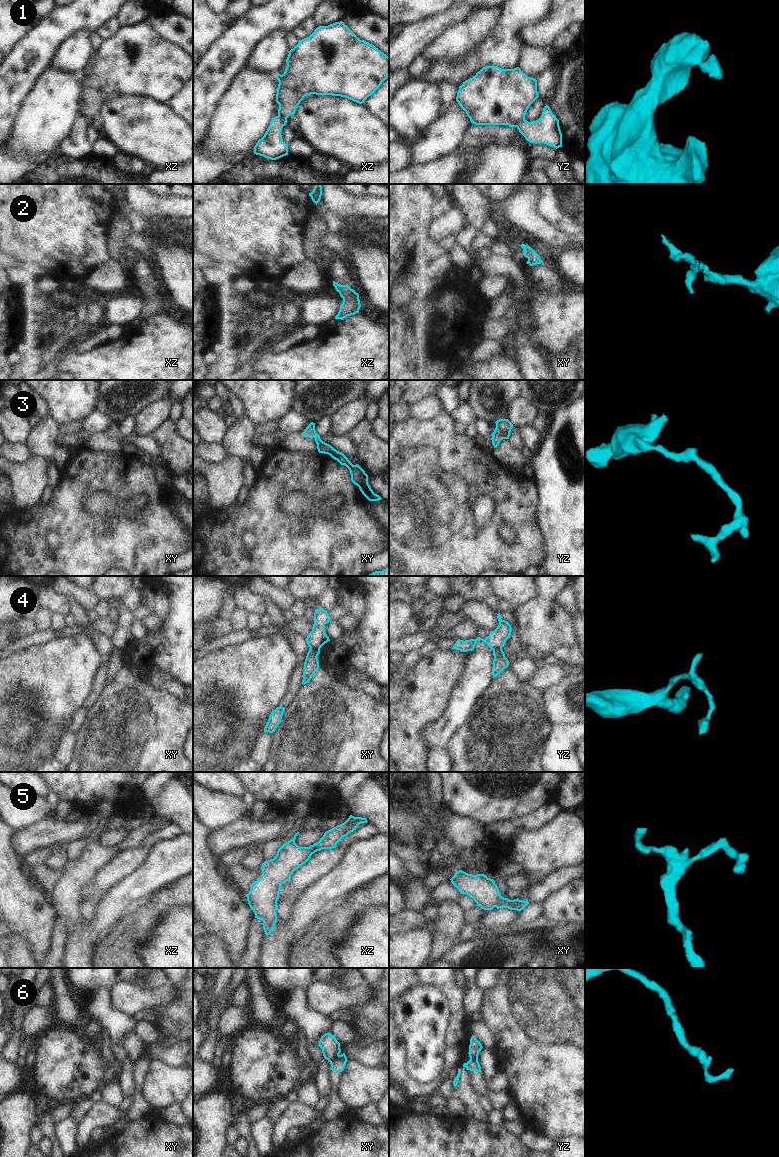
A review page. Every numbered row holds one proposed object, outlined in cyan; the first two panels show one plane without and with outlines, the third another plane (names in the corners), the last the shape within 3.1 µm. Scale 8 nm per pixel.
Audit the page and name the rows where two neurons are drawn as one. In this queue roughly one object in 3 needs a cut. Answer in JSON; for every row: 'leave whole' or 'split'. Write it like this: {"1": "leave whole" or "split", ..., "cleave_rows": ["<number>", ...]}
{"1": "split", "2": "leave whole", "3": "leave whole", "4": "split", "5": "leave whole", "6": "split", "cleave_rows": ["1", "4", "6"]}

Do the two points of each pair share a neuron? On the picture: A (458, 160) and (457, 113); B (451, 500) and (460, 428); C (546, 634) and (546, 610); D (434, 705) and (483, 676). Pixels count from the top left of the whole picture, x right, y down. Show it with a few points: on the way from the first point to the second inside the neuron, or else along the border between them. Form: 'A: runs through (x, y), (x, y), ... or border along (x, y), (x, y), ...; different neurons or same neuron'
A: border along (459, 146), (437, 159); different neurons
B: border along (453, 422), (453, 429), (464, 435); different neurons
C: runs through (546, 628), (546, 616); same neuron
D: border along (462, 674), (441, 716); different neurons

